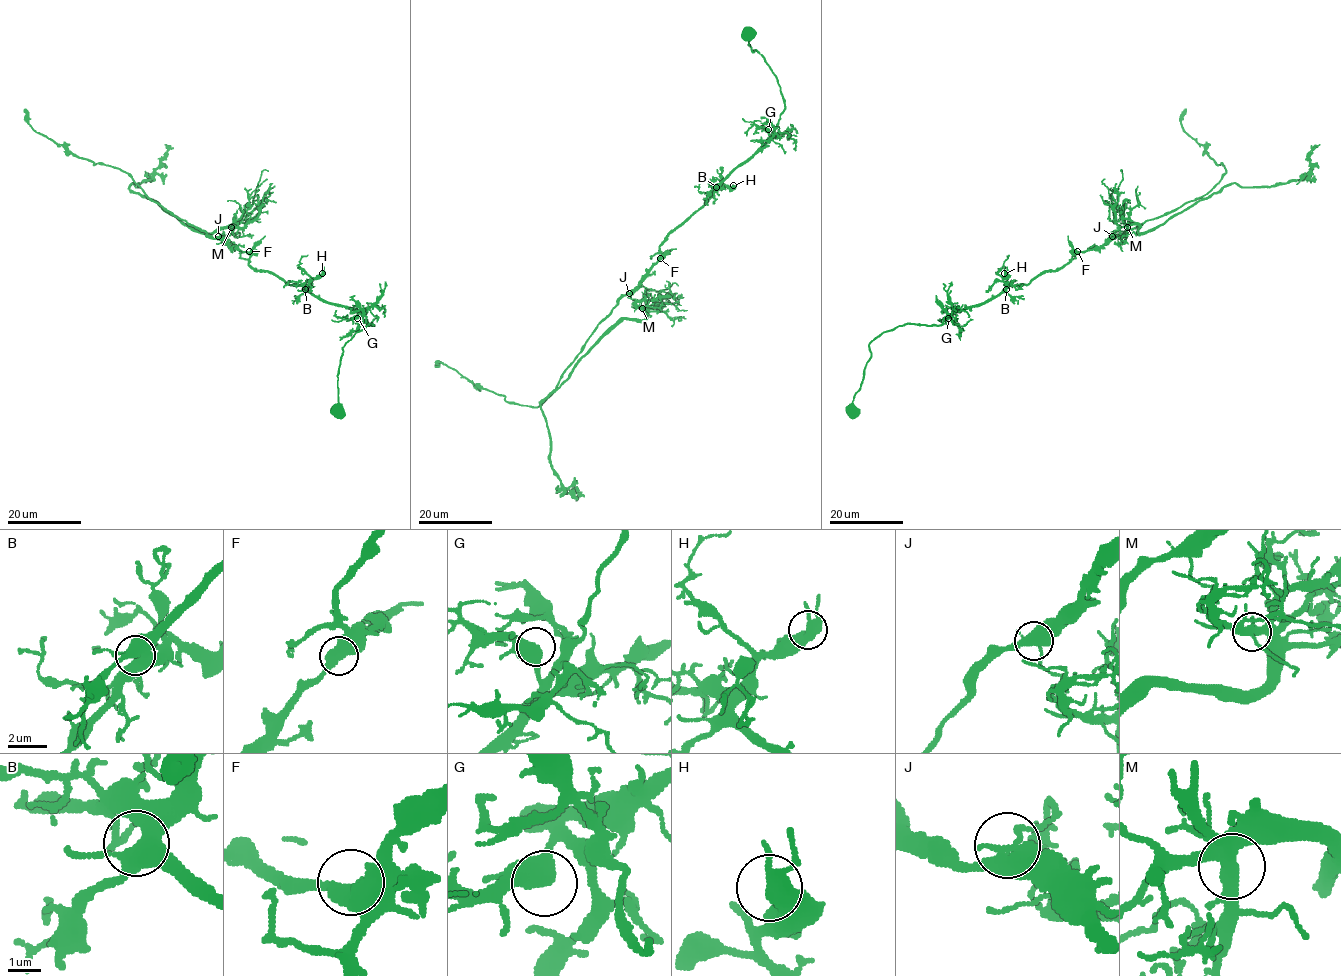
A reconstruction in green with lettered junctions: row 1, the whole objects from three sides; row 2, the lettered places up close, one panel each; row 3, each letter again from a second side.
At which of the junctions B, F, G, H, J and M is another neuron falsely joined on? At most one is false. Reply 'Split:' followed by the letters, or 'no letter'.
Split: J

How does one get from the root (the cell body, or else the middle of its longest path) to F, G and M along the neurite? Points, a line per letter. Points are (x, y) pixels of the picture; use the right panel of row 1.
F: (851, 411), (875, 338), (905, 323), (938, 325), (1010, 285), (1058, 271), (1077, 251)
G: (851, 411), (853, 396), (871, 356), (869, 344), (875, 338), (905, 323), (938, 325), (948, 318)
M: (851, 411), (869, 344), (884, 332), (938, 325), (1127, 227)

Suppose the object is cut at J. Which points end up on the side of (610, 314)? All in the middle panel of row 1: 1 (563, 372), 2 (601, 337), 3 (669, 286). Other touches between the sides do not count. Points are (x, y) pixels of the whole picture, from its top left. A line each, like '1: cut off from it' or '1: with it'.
1: with it
2: cut off from it
3: cut off from it

